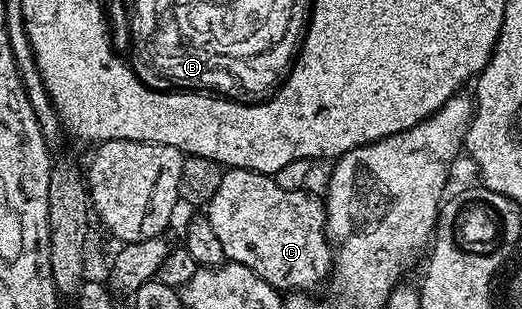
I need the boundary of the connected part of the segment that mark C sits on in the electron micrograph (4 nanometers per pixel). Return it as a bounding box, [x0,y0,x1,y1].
[204,167,332,293]

